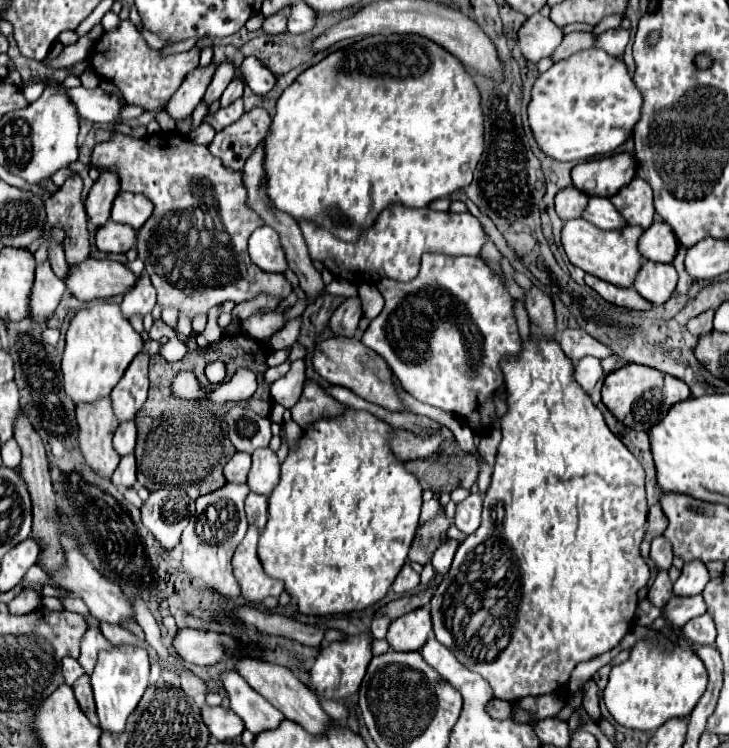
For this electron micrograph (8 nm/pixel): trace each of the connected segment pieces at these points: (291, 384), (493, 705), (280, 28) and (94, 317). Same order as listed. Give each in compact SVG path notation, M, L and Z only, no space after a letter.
M297 360L291 364L289 372L283 378L271 384L271 396L277 404L291 408L303 394L303 386L305 386L305 362Z
M493 699L487 704L486 710L492 718L504 720L509 718L512 706L510 702Z
M283 8L281 12L277 12L277 16L271 16L263 22L263 32L269 36L283 34L287 30L287 18L289 18L289 8Z
M91 302L91 308L79 310L69 324L65 338L65 352L61 358L63 388L65 394L75 402L97 402L107 398L115 384L123 378L129 362L141 352L143 340L133 330L133 326L121 316L119 304L111 302Z

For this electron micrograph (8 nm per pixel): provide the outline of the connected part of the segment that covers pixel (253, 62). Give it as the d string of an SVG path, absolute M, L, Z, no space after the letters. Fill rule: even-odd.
M247 56L239 68L243 82L259 96L267 94L275 86L275 76L253 56Z

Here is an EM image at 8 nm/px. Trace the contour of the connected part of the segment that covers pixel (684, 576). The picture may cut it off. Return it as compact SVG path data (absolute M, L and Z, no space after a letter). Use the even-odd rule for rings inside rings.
M685 564L681 570L679 580L673 584L675 596L697 596L703 592L703 588L709 582L709 574L705 564Z

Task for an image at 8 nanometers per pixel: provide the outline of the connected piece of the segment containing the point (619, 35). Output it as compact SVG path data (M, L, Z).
M607 30L603 34L599 34L595 38L595 48L601 48L605 50L609 56L615 56L615 58L623 58L623 50L629 42L629 32L627 30Z

